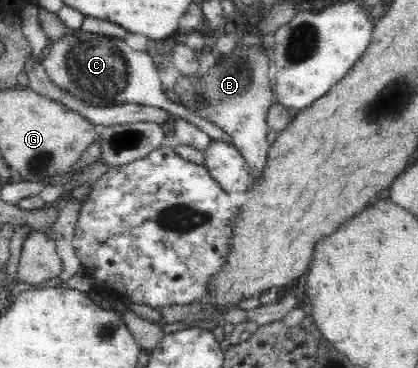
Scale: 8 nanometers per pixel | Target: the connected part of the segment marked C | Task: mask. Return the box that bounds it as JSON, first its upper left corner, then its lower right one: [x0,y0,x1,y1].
[40,34,230,141]

